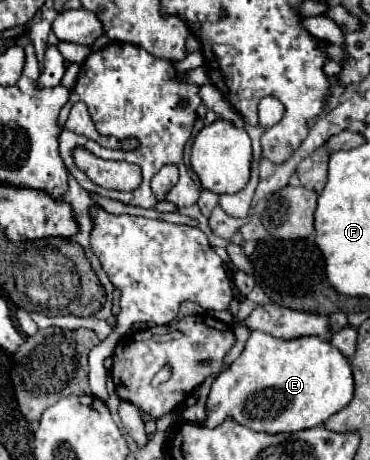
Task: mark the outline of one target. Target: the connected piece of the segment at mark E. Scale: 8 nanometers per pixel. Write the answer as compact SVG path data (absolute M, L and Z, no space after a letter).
M254 330L244 352L222 372L208 394L204 426L218 426L226 416L256 432L298 432L324 424L354 398L354 374L348 358L326 338L274 338Z

